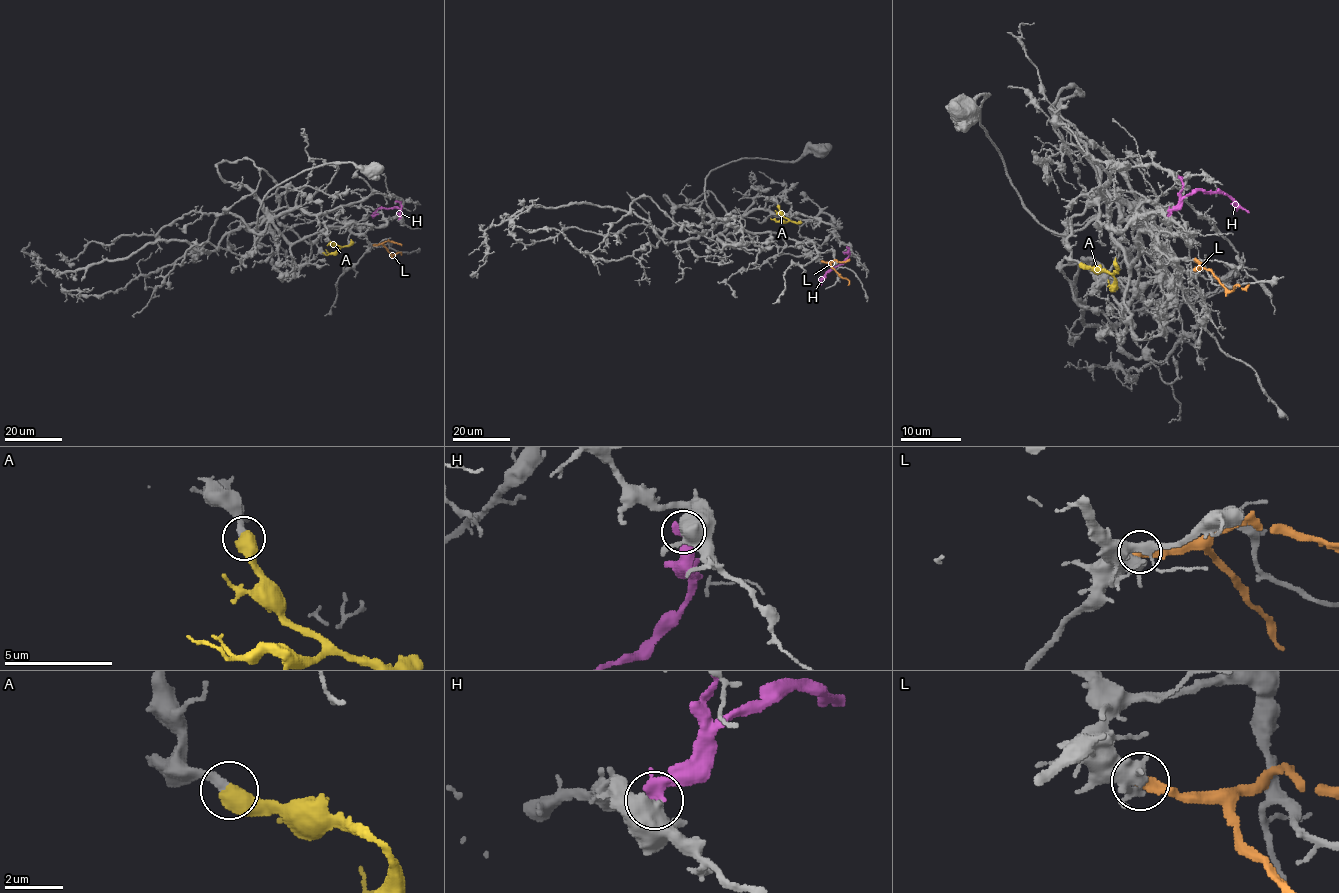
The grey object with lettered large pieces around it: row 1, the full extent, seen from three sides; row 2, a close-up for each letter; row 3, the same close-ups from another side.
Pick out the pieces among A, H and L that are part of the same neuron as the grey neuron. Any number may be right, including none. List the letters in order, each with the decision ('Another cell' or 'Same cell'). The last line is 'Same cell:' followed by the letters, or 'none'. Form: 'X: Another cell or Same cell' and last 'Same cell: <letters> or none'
A: Same cell
H: Another cell
L: Another cell
Same cell: A

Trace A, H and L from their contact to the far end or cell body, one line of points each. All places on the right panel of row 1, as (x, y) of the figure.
A: (1081, 263), (1107, 271), (1114, 278), (1114, 290), (1108, 286)
H: (1170, 213), (1185, 197), (1199, 189), (1224, 192), (1248, 212)
L: (1197, 269), (1209, 271), (1229, 290), (1248, 284)

